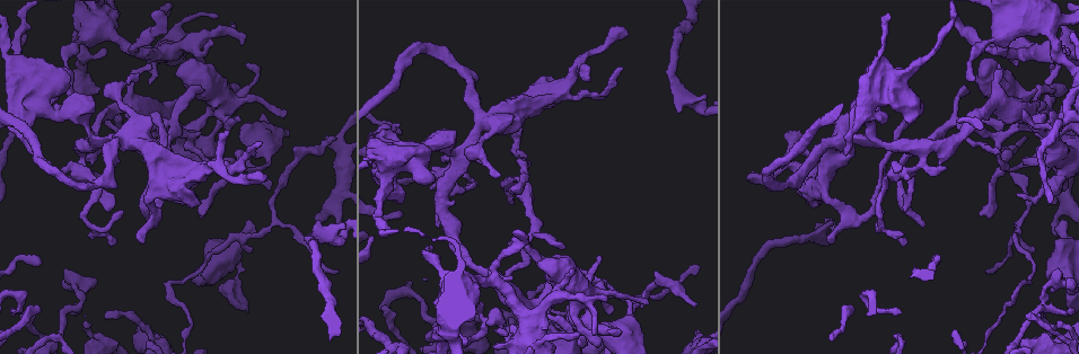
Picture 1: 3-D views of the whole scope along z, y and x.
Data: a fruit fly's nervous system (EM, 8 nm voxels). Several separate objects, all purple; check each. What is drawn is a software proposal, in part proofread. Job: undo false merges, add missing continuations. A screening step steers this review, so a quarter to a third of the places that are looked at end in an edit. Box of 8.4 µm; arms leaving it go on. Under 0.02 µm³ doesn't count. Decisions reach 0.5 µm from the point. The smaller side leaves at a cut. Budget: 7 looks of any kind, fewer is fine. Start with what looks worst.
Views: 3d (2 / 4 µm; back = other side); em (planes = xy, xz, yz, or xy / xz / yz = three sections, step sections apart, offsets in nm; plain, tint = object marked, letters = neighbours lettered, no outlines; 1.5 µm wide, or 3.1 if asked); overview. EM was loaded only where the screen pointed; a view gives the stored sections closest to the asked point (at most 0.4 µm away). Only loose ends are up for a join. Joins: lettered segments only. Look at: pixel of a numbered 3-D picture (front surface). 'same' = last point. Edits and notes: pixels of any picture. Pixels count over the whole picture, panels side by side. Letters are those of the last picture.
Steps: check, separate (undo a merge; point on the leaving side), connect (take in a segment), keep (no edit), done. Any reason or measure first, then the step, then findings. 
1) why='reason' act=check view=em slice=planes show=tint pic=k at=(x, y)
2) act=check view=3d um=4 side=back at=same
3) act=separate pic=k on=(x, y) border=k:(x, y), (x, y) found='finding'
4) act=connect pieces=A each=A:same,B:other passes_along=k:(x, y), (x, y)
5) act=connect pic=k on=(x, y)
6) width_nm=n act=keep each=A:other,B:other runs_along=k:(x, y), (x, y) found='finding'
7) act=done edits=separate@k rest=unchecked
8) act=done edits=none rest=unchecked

why='free end' act=check view=em slice=planes show=letters pic=1 at=(210, 40)

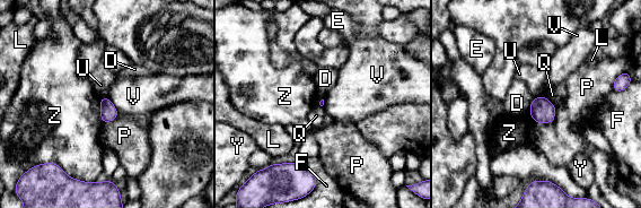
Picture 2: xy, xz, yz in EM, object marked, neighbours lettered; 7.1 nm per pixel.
act=keep each=D:other,E:other,F:other,L:other,P:other,Q:other,U:other,V:other,Y:other,Z:other border=2:(107, 96), (120, 114) found='no lettered segment goes on from it'

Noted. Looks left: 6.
why='a fork' act=check view=em slice=planes show=letters pic=1 at=(272, 220)

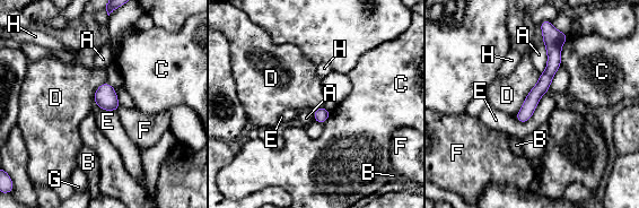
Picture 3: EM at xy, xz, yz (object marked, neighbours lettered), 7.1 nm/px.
act=keep each=A:other,B:other,C:other,D:other,E:other,F:other,G:other,H:other border=3:(548, 90), (526, 121), (514, 118) found='all the same neuron'

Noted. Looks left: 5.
why='an open end' act=check view=3d um=4 side=back pic=1 at=(246, 66)

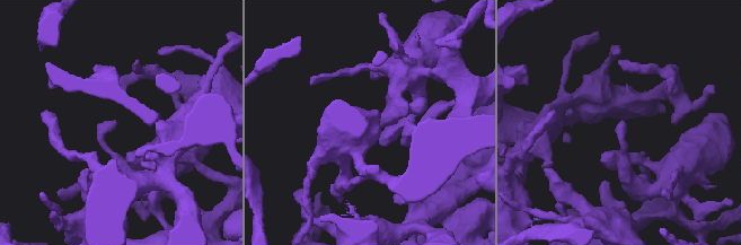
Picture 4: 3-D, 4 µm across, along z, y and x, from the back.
act=check view=em slice=planes show=letters pic=4 at=(115, 121)

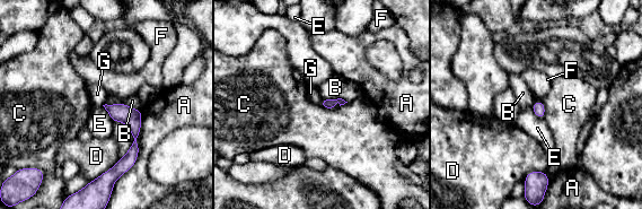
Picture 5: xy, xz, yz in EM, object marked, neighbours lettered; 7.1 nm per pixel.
act=keep each=A:other,B:other,C:other,D:other,E:other,F:other,G:other runs_along=5:(122, 106), (134, 149), (116, 170) found='no lettered segment goes on from it'

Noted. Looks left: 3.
act=done edits=none rest=unchecked

